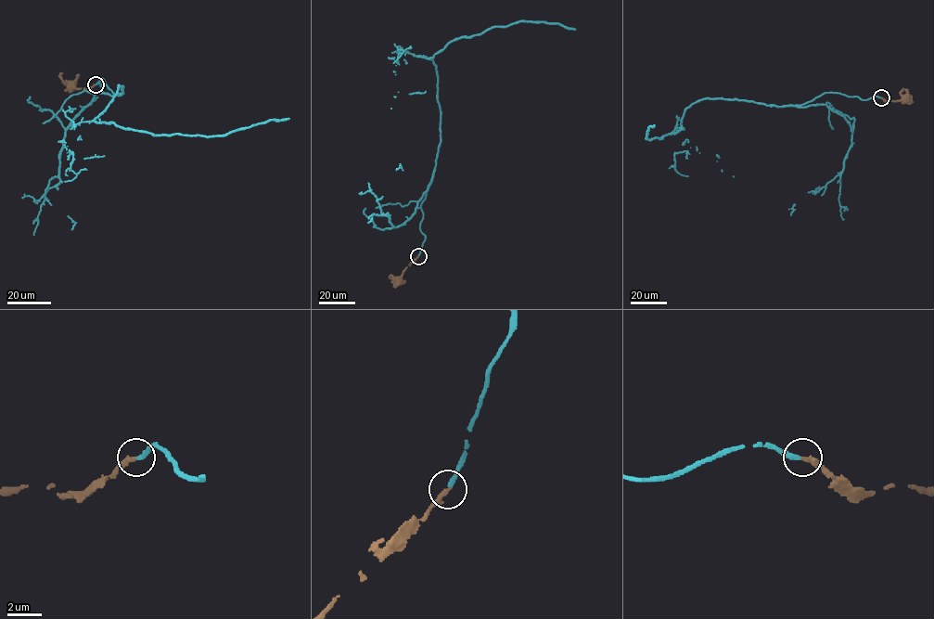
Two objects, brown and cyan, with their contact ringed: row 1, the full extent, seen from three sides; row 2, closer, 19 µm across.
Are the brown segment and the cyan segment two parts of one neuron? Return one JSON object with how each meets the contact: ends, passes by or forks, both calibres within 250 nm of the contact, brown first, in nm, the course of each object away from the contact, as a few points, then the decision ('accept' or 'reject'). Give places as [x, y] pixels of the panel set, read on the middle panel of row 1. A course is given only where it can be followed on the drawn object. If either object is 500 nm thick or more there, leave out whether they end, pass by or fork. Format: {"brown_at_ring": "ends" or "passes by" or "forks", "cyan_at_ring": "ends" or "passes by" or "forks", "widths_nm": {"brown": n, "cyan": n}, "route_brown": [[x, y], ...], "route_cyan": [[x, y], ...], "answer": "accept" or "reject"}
{"brown_at_ring": "ends", "cyan_at_ring": "ends", "widths_nm": {"brown": 280, "cyan": 260}, "route_brown": [[418, 255], [403, 273], [402, 281], [399, 280]], "route_cyan": [[418, 255], [441, 119], [436, 66], [417, 56], [520, 21], [575, 30]], "answer": "accept"}

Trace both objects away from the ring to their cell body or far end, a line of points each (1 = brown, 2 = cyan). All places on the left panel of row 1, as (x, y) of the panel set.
1: (95, 84), (88, 89), (70, 85)
2: (95, 84), (103, 87), (102, 78), (118, 95), (122, 88), (95, 120), (155, 135), (225, 135), (288, 118)

